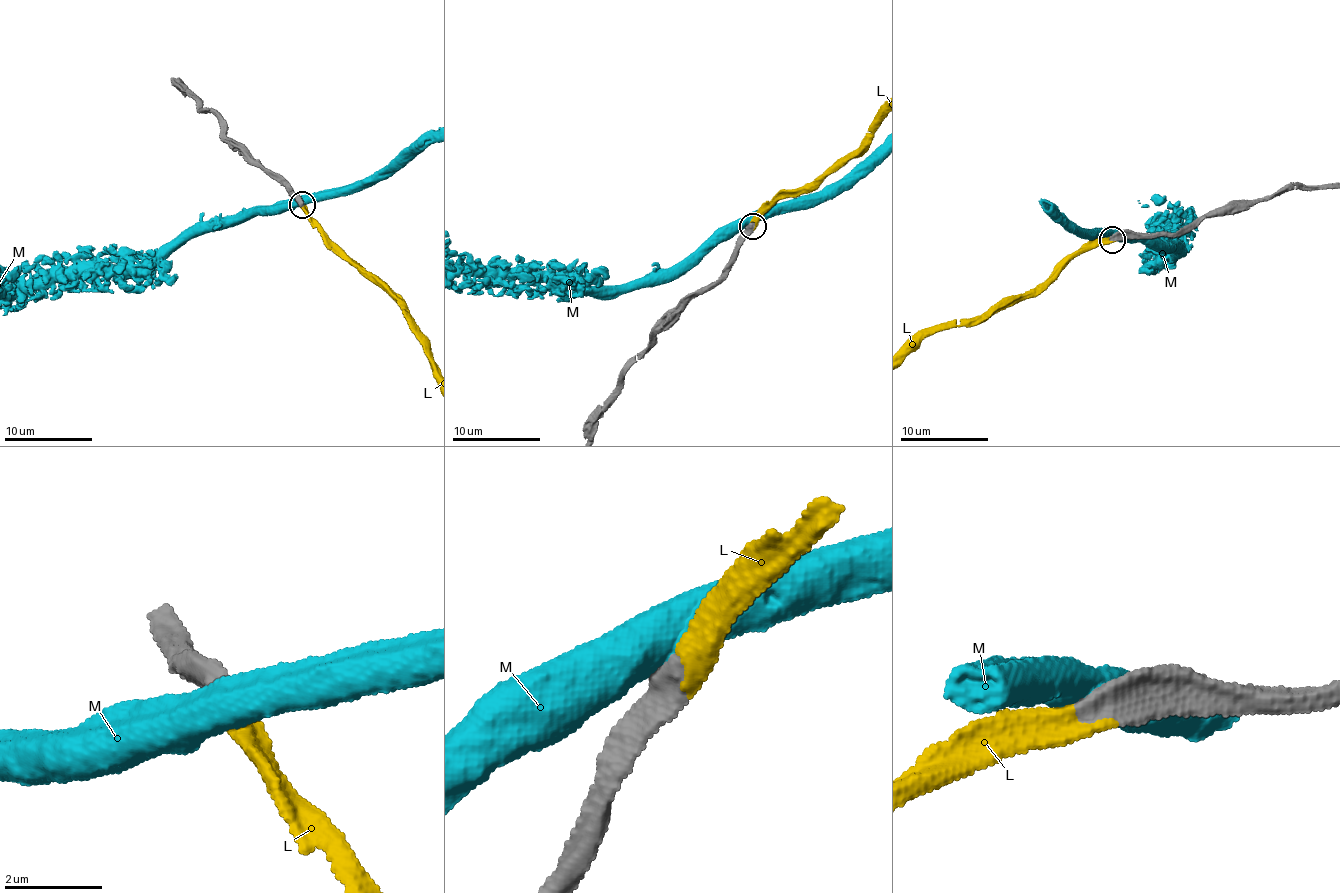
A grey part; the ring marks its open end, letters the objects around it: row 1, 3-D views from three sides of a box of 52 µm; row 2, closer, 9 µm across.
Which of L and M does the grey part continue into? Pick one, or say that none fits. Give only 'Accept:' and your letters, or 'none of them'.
Accept: L

